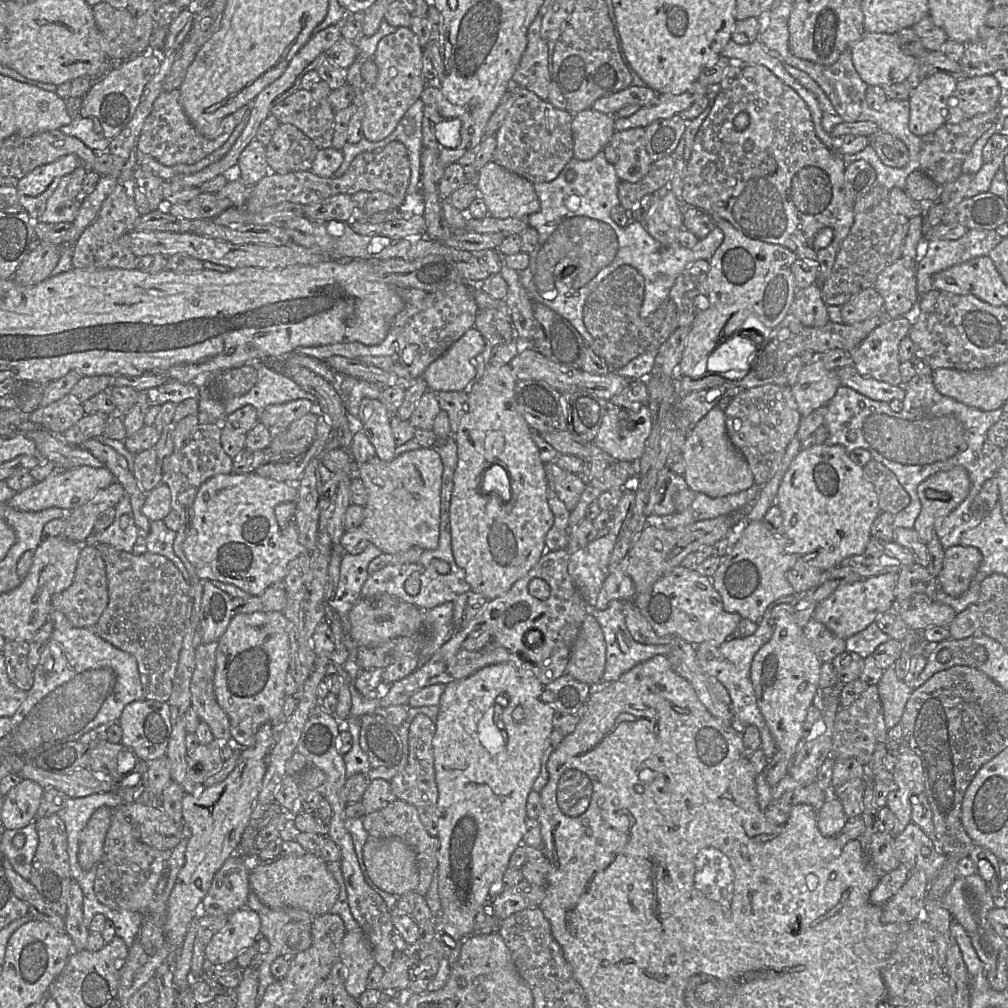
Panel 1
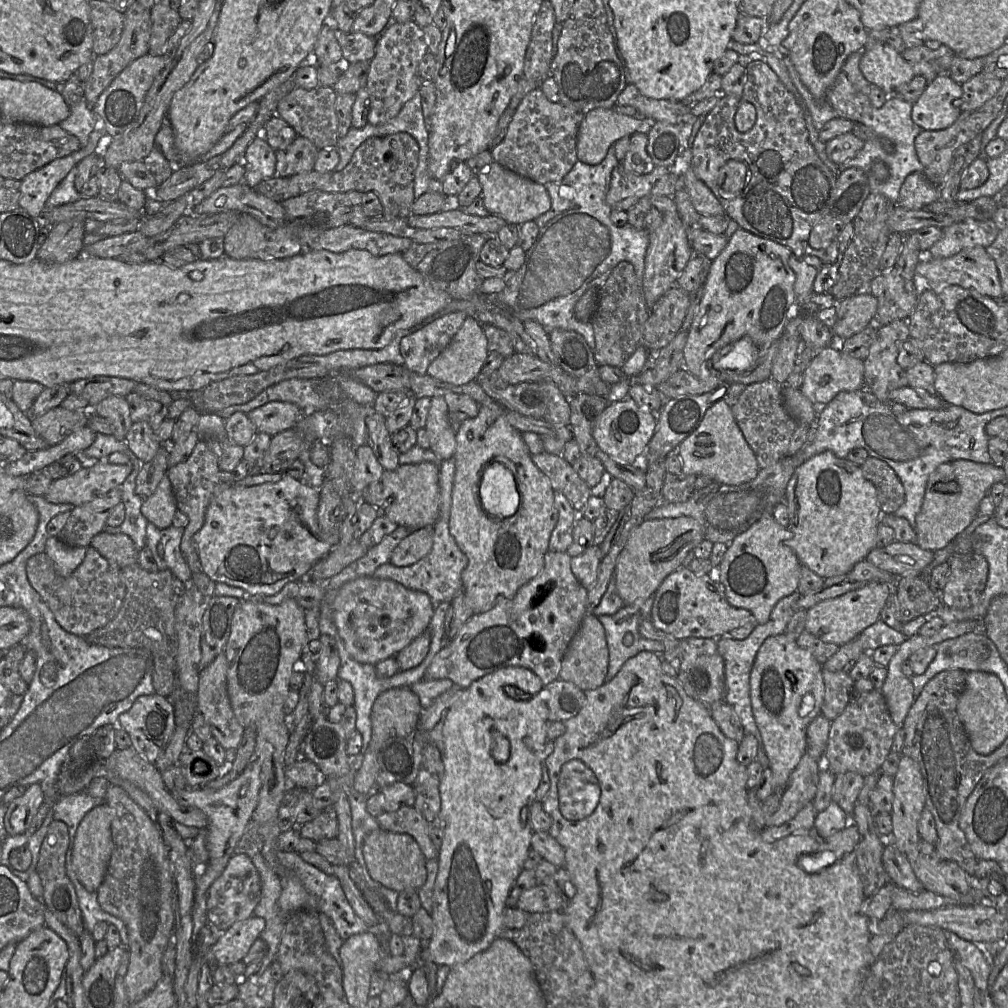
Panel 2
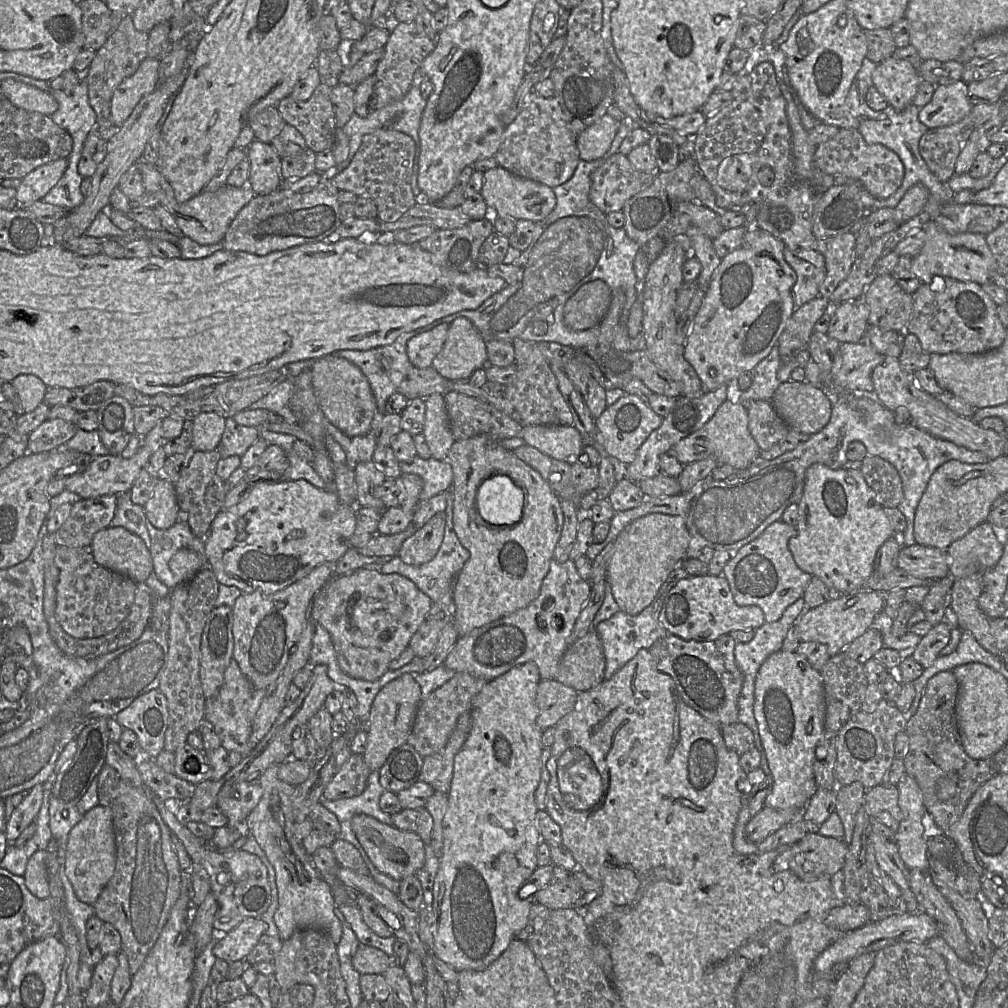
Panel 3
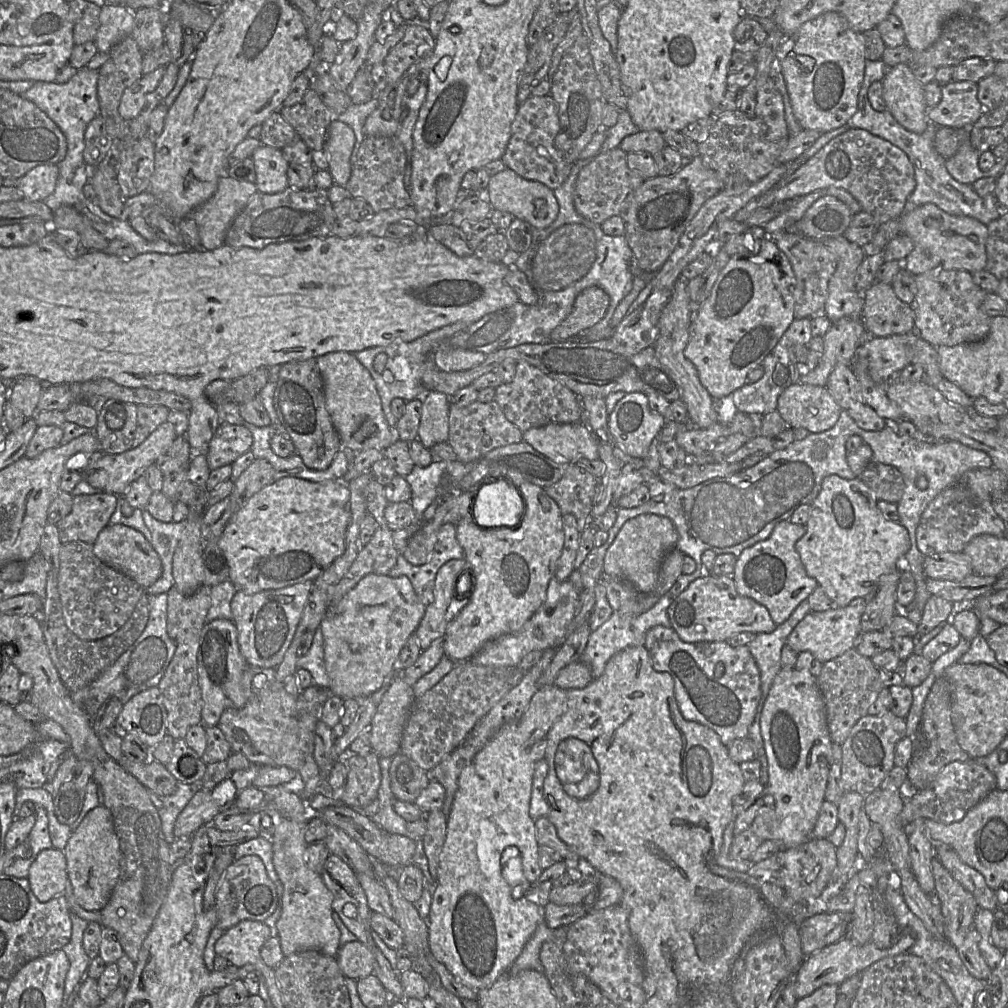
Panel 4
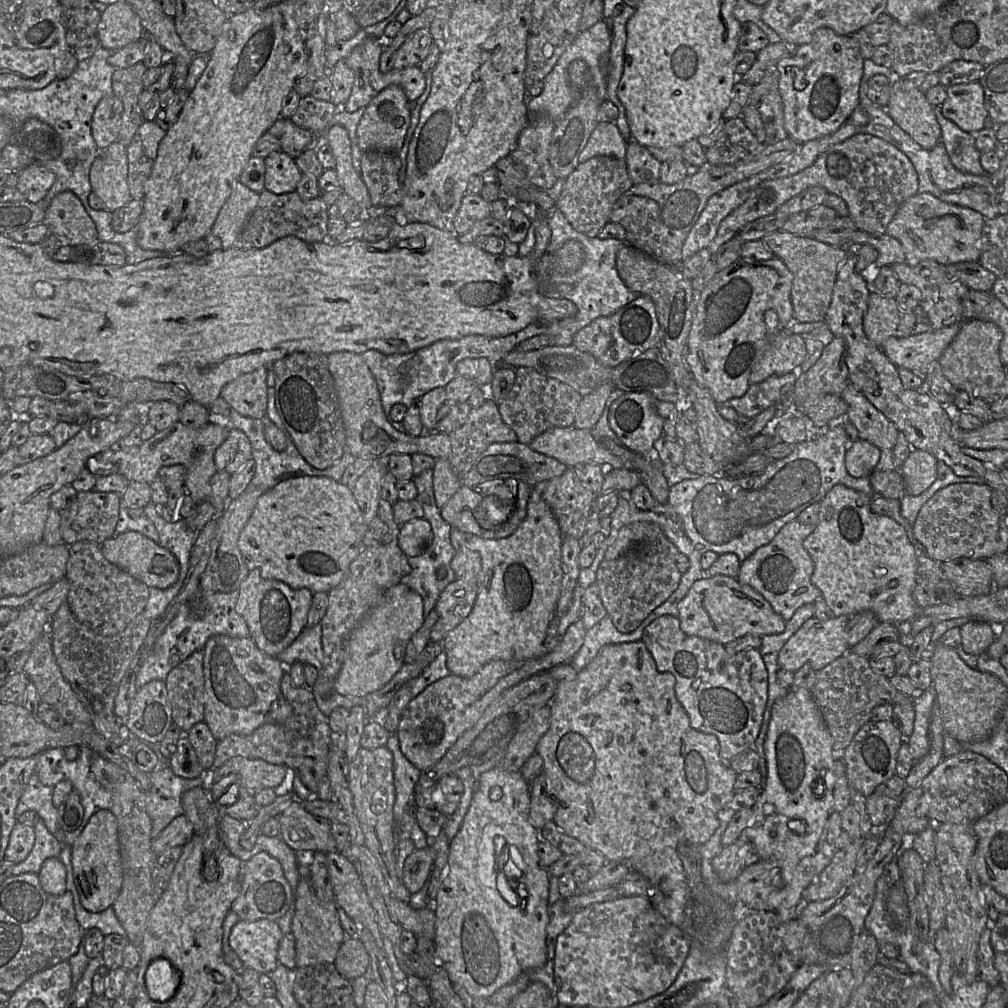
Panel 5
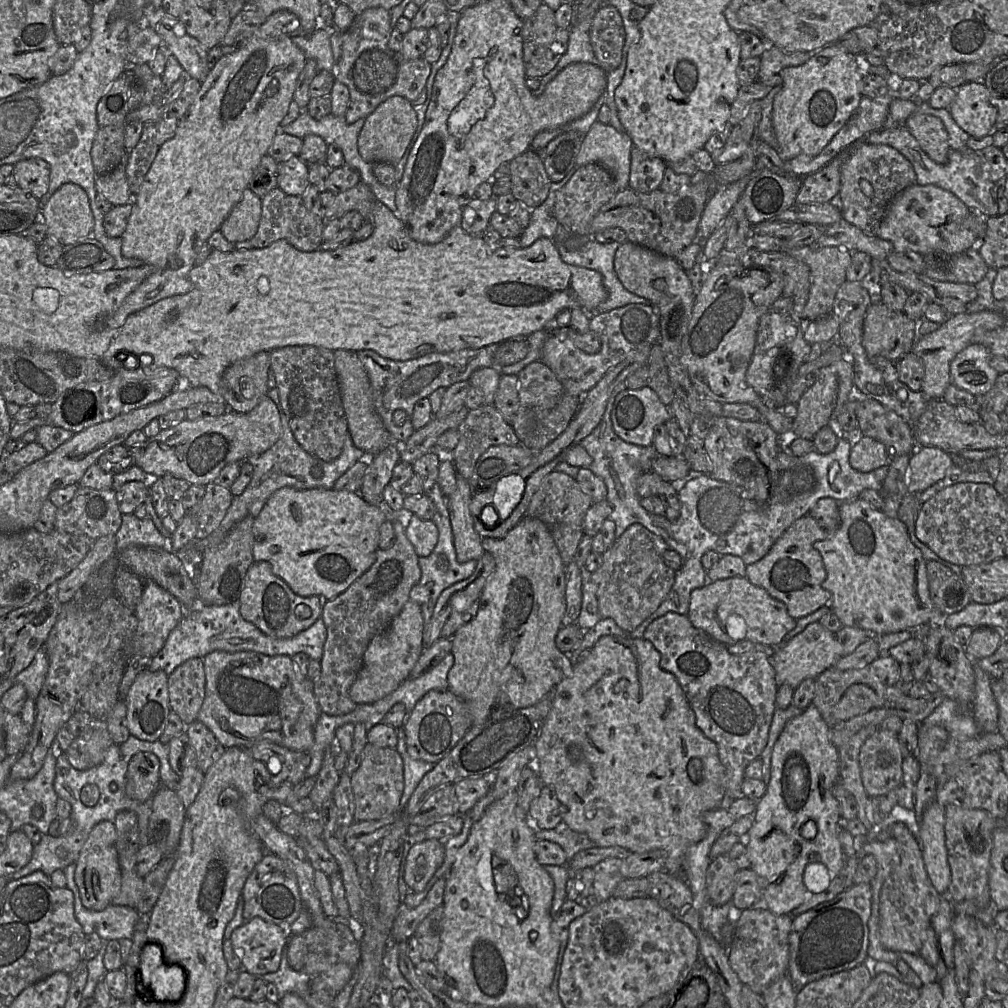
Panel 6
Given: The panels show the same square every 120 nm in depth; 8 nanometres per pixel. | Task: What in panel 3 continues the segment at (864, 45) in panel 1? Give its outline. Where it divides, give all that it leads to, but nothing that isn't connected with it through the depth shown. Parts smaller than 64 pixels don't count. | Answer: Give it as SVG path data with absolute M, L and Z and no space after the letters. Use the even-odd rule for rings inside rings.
M893 57L878 63L872 73L873 85L897 111L913 103L921 80L909 61Z

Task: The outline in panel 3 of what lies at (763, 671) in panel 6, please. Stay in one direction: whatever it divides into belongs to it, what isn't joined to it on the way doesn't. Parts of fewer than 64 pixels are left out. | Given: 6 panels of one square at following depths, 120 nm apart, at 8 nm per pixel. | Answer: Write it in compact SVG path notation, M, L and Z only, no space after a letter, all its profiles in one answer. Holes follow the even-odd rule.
M668 634L655 641L649 650L657 670L668 674L674 680L683 701L717 727L722 728L738 722L737 701L743 685L743 675L735 661L735 644L730 635L722 635L712 641L696 641L684 640L676 635Z

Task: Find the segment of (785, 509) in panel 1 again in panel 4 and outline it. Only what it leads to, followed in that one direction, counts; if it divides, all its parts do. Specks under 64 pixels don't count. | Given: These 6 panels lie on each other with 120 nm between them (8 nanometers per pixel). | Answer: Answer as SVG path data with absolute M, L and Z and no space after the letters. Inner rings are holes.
M836 475L827 476L811 504L811 514L805 525L806 533L795 544L806 574L825 590L834 607L842 608L855 598L867 596L882 575L900 570L903 558L910 548L907 530L900 523L884 518L876 502L860 478L845 480Z

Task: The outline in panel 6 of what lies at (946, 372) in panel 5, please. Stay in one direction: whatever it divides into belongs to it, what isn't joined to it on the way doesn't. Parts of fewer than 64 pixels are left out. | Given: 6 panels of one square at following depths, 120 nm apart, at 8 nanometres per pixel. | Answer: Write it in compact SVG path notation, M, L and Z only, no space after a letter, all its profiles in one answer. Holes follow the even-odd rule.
M971 343L950 363L951 383L975 396L984 396L999 373L990 365L990 352L982 344Z

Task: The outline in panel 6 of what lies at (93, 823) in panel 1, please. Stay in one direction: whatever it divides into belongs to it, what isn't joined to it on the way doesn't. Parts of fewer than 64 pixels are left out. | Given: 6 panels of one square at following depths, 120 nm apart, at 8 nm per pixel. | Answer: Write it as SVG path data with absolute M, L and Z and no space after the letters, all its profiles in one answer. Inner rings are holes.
M102 821L94 826L84 843L76 862L75 882L83 906L91 911L103 911L112 904L120 891L121 871L116 848L117 831L111 821Z

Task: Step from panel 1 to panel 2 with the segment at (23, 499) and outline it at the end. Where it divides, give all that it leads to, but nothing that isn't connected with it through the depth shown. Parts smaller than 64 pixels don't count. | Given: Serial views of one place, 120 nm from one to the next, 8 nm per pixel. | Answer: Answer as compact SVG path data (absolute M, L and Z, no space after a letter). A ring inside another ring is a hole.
M106 459L87 461L73 475L53 480L44 498L53 504L80 506L120 488L132 471L129 464L111 464Z

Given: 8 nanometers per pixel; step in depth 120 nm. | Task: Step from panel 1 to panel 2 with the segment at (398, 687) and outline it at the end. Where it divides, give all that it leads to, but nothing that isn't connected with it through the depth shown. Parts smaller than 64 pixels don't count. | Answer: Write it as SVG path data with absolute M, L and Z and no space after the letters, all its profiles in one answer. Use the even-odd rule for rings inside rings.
M547 551L541 572L521 586L512 598L498 600L489 611L473 614L458 635L436 653L422 680L450 679L459 688L466 688L486 674L508 666L530 669L544 686L558 679L564 653L586 614L588 596L587 589L571 571L571 558L567 552Z

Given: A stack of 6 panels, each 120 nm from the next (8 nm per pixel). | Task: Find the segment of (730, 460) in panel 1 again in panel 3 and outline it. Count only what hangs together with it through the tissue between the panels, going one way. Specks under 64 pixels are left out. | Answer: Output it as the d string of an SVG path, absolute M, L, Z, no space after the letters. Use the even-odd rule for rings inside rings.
M728 400L719 406L713 417L702 428L680 440L673 449L683 466L712 458L717 466L729 465L738 471L746 470L757 462L761 451L749 432L746 408Z

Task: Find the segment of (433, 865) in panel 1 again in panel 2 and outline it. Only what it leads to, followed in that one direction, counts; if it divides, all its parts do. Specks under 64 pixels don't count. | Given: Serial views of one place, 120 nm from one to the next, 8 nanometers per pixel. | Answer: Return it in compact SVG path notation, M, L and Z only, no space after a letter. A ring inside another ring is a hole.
M402 806L396 811L383 812L375 818L383 830L411 835L419 844L426 860L438 858L439 849L429 836L427 821L415 807Z

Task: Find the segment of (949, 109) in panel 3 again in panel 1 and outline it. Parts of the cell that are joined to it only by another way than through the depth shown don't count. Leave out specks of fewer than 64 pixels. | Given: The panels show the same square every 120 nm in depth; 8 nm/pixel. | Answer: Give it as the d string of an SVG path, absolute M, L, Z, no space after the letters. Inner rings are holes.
M936 73L914 83L908 98L909 129L912 133L922 137L946 122L957 81L945 73Z

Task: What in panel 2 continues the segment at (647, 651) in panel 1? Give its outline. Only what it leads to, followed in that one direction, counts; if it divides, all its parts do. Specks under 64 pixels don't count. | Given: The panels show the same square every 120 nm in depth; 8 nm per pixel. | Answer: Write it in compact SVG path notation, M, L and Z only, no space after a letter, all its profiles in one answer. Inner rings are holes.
M653 597L621 607L613 615L597 618L604 627L608 647L608 672L605 682L610 681L623 664L641 651L661 655L664 645L656 640L642 637L638 632L639 623L651 618Z

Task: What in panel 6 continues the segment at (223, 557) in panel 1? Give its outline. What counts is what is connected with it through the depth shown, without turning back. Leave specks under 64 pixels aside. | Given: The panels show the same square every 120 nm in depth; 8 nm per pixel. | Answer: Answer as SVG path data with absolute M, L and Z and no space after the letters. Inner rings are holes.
M283 487L269 497L254 519L253 559L269 562L273 573L283 579L297 595L316 595L320 599L330 600L346 590L374 563L379 549L379 528L389 518L391 513L384 505L371 505L358 492L334 488L299 490Z

